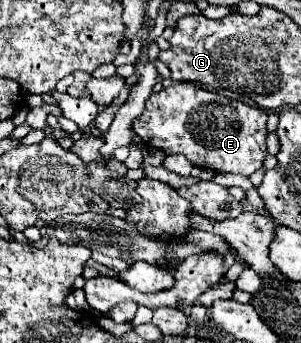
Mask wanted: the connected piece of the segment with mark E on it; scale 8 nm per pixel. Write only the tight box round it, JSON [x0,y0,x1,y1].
[133,83,267,177]

